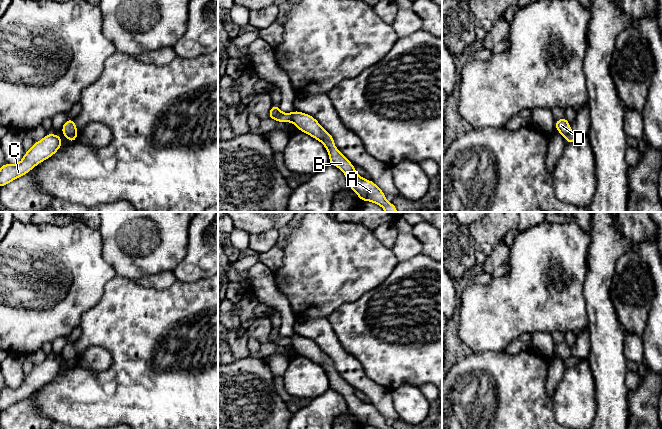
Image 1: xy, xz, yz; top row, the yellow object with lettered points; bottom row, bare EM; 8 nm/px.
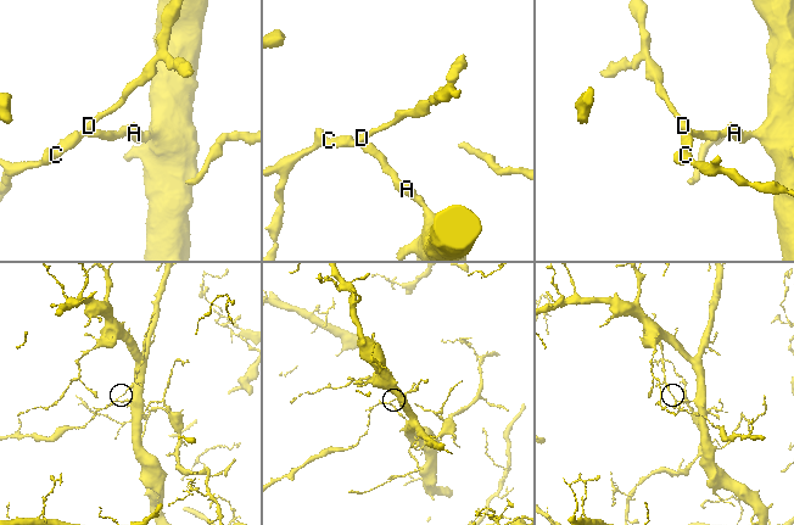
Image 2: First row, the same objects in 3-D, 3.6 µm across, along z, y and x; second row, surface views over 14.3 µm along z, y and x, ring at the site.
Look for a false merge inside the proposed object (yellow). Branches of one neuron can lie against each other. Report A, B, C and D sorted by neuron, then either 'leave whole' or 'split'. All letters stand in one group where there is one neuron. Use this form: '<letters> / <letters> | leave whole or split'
A B / C D | split

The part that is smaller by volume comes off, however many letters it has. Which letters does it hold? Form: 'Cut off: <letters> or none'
Cut off: C, D

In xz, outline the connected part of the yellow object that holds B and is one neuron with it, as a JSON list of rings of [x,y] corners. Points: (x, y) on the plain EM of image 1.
[[[294,335],[291,346],[312,362],[320,365],[326,372],[329,379],[329,387],[343,395],[346,400],[348,410],[358,419],[360,425],[370,425],[377,429],[395,429],[386,425],[386,418],[372,405],[362,402],[355,395],[355,390],[336,372],[333,360],[324,353],[320,347],[312,340],[300,335]]]

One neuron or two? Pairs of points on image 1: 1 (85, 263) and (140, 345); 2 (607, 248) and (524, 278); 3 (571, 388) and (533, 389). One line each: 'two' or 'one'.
1: two
2: two
3: two

